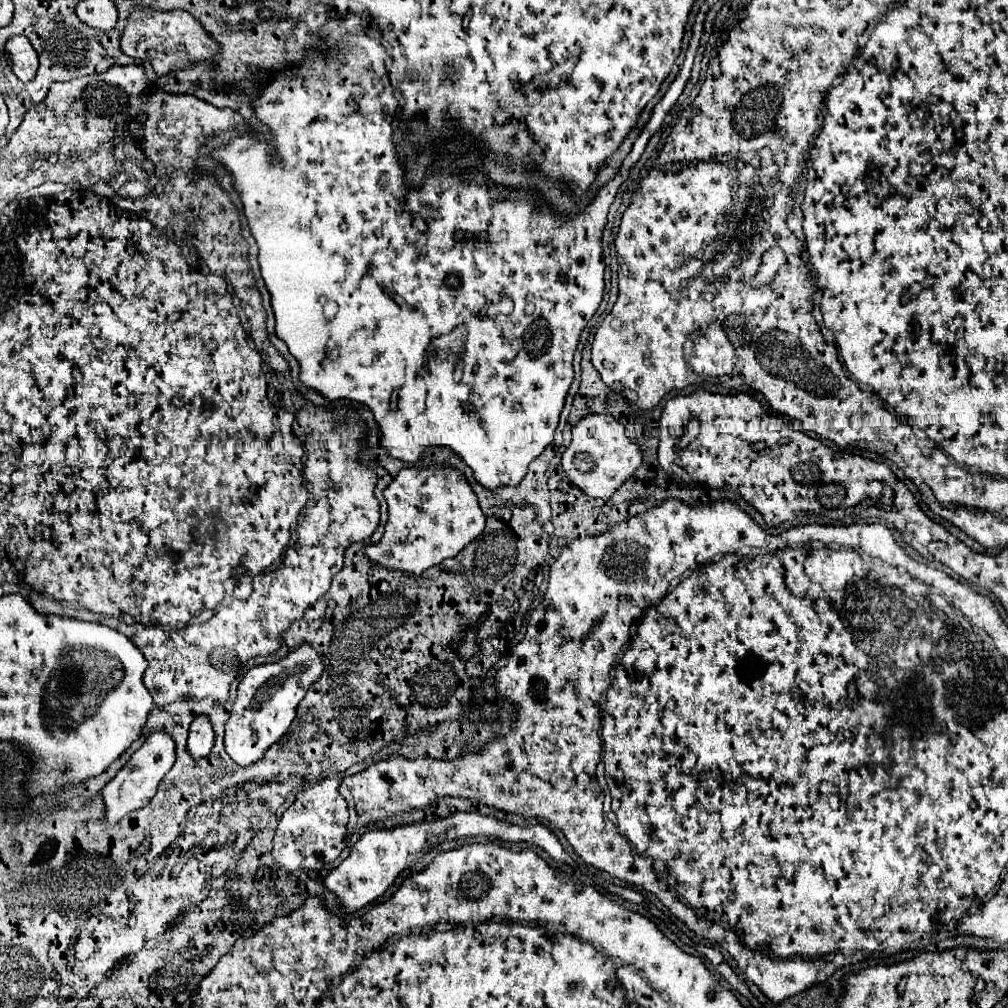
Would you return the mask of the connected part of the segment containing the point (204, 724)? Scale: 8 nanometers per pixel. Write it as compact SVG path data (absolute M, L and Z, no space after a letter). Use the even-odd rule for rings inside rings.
M197 716L191 722L189 738L187 738L187 752L191 754L191 758L207 756L213 748L213 738L215 738L215 734L213 734L209 720L203 716Z

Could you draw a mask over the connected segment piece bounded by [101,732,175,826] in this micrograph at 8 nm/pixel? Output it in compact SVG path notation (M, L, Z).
M153 732L147 736L145 744L129 758L129 762L117 772L117 776L103 788L103 802L105 802L105 826L115 826L123 816L131 814L133 810L139 810L151 802L151 798L157 794L157 786L163 780L163 776L171 770L175 762L175 744L169 734L165 732Z

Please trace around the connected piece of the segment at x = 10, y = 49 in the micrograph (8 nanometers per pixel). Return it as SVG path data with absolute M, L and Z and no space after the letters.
M23 36L11 38L5 46L5 56L9 60L13 74L21 82L31 82L35 78L37 68L39 68L39 56L37 56L35 48L27 42L27 38L23 38Z

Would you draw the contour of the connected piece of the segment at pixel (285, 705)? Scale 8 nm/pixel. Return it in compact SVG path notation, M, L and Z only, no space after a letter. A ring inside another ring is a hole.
M303 644L277 664L261 664L245 674L237 686L237 700L225 724L225 752L237 766L245 768L255 764L269 750L269 746L281 740L295 718L297 704L303 700L309 684L319 678L321 670L321 658L317 652Z

